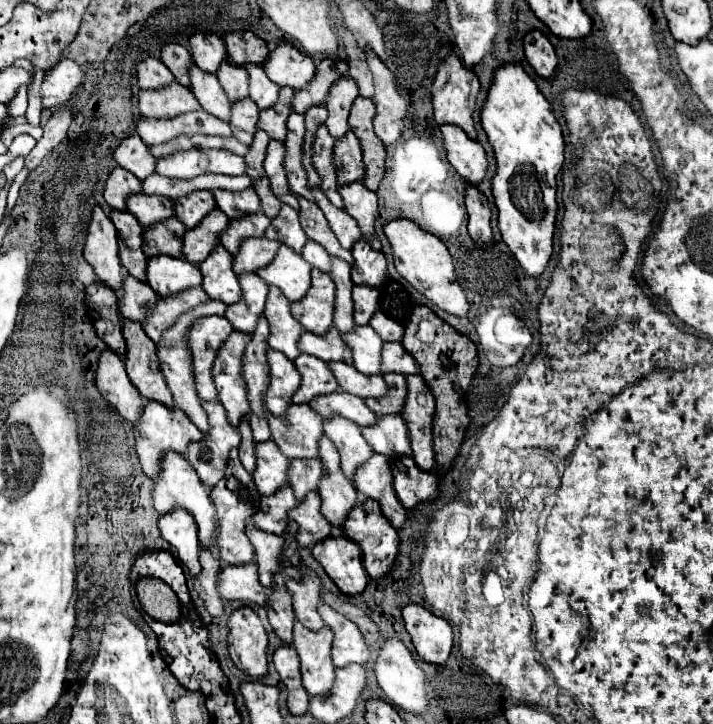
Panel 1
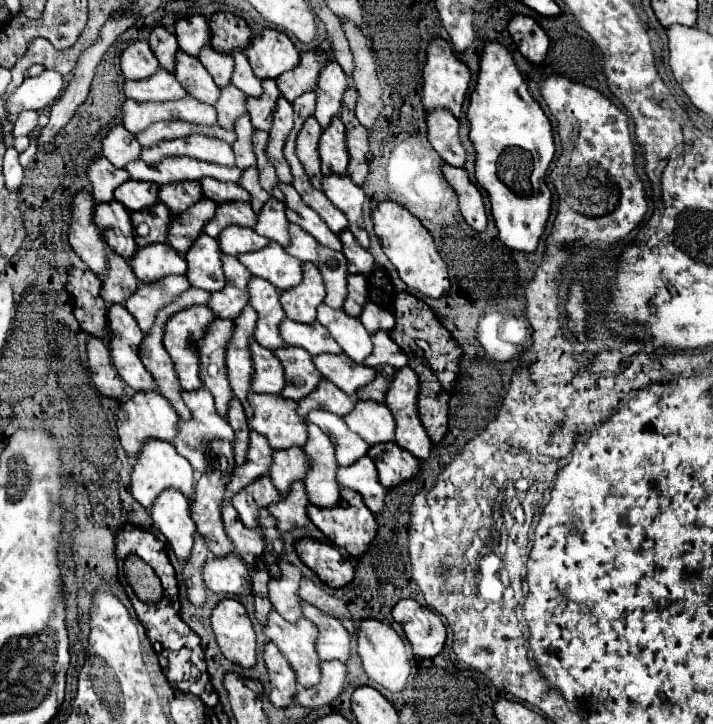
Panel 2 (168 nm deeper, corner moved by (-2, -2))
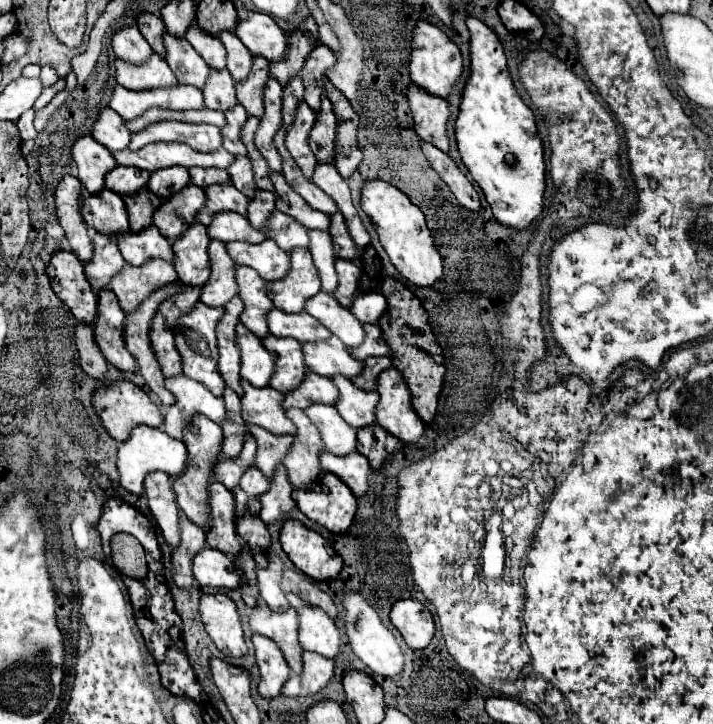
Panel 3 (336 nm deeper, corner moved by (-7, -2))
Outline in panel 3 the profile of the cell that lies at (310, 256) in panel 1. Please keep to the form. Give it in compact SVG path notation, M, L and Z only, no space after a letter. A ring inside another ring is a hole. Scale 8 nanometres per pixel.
M280 211L272 213L272 217L268 221L266 237L274 239L278 243L278 247L284 251L292 251L294 247L302 247L302 249L310 247L308 229L302 227L296 219L290 219L288 215L284 215Z

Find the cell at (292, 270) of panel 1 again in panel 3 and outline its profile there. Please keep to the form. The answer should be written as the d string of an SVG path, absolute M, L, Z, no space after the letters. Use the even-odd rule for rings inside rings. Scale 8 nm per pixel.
M266 239L266 243L260 245L232 241L226 243L226 249L238 265L256 269L264 281L282 279L290 271L290 255L270 239Z

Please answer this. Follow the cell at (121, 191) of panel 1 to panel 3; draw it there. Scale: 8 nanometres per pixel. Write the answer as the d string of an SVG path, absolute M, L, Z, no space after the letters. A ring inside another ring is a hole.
M90 135L80 137L74 143L72 157L78 165L78 179L90 195L98 195L98 191L104 189L106 171L118 167L118 161L112 157L112 153Z

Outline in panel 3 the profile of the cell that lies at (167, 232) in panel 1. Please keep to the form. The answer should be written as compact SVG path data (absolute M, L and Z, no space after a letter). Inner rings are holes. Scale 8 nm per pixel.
M142 189L142 191L138 191L138 195L126 197L124 203L126 203L126 211L128 211L130 229L134 233L140 233L142 229L152 225L154 211L164 203L164 199L154 195L150 189Z

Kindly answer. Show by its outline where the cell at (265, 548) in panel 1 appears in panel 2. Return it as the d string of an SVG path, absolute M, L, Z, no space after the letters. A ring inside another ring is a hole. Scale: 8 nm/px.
M227 501L221 507L221 519L225 525L225 533L235 545L235 553L253 569L255 559L263 553L263 535L259 529L247 529L239 519L235 507Z

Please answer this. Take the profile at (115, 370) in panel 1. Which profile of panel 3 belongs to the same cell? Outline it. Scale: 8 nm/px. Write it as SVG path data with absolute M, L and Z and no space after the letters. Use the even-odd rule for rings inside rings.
M84 323L76 325L76 347L80 353L80 365L86 371L86 375L102 381L108 373L108 363L102 351L96 347L98 343L92 331L94 329L90 325L84 325Z

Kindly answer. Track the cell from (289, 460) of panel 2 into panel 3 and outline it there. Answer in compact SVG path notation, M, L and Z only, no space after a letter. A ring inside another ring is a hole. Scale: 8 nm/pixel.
M248 425L248 431L258 441L258 453L256 453L256 467L268 477L274 479L274 471L278 463L286 457L286 451L290 451L294 437L292 435L270 435L266 429Z

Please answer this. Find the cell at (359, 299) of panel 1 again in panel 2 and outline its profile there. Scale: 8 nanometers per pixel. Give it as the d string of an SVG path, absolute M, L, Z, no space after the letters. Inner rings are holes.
M347 275L347 299L343 311L351 317L359 317L367 297L367 281L363 275Z

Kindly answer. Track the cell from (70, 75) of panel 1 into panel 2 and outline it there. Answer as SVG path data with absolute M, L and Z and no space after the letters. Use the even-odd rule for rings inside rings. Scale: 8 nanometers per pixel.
M43 71L37 77L25 77L25 81L7 95L5 99L5 111L15 117L21 111L27 109L45 109L47 105L53 105L55 99L61 97L65 89L63 75L57 75L55 71Z

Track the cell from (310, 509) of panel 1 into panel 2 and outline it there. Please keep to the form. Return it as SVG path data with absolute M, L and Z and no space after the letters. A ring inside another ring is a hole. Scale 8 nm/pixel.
M297 481L291 485L287 495L281 495L281 501L273 503L267 507L267 511L277 519L277 529L281 533L293 531L295 527L305 527L311 525L307 517L307 495L305 495L305 485L303 481Z

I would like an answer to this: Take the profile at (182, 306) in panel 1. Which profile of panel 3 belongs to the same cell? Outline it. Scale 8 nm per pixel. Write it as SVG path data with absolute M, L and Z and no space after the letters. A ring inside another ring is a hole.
M152 259L142 267L126 265L124 271L112 279L110 289L116 293L122 309L126 313L136 311L138 305L156 289L178 281L178 273L172 263L162 259Z

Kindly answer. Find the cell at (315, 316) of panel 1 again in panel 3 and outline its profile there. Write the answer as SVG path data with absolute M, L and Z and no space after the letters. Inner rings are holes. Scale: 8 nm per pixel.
M308 249L290 251L290 261L290 273L268 285L268 297L286 313L302 313L306 301L320 291L320 277Z

